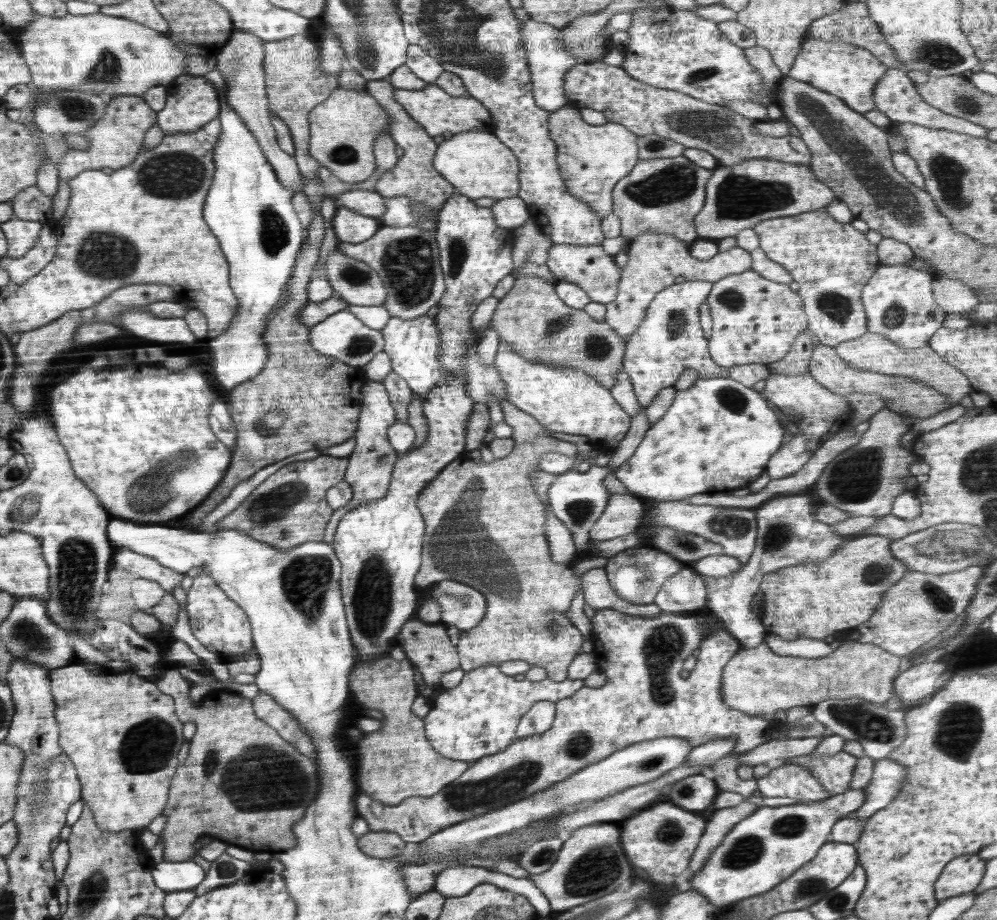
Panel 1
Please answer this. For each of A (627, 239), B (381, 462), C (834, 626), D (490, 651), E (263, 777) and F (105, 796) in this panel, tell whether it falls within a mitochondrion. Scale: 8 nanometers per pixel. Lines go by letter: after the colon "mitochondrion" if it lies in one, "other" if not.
A: other
B: mitochondrion
C: other
D: other
E: mitochondrion
F: other

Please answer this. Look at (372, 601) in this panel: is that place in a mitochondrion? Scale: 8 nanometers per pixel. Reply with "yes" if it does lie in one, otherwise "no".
yes

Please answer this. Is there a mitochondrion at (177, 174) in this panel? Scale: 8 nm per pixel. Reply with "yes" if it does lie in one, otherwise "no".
yes

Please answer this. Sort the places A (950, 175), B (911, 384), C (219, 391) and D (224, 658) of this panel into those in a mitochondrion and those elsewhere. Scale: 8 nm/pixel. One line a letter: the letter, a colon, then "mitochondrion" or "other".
A: mitochondrion
B: other
C: other
D: other

